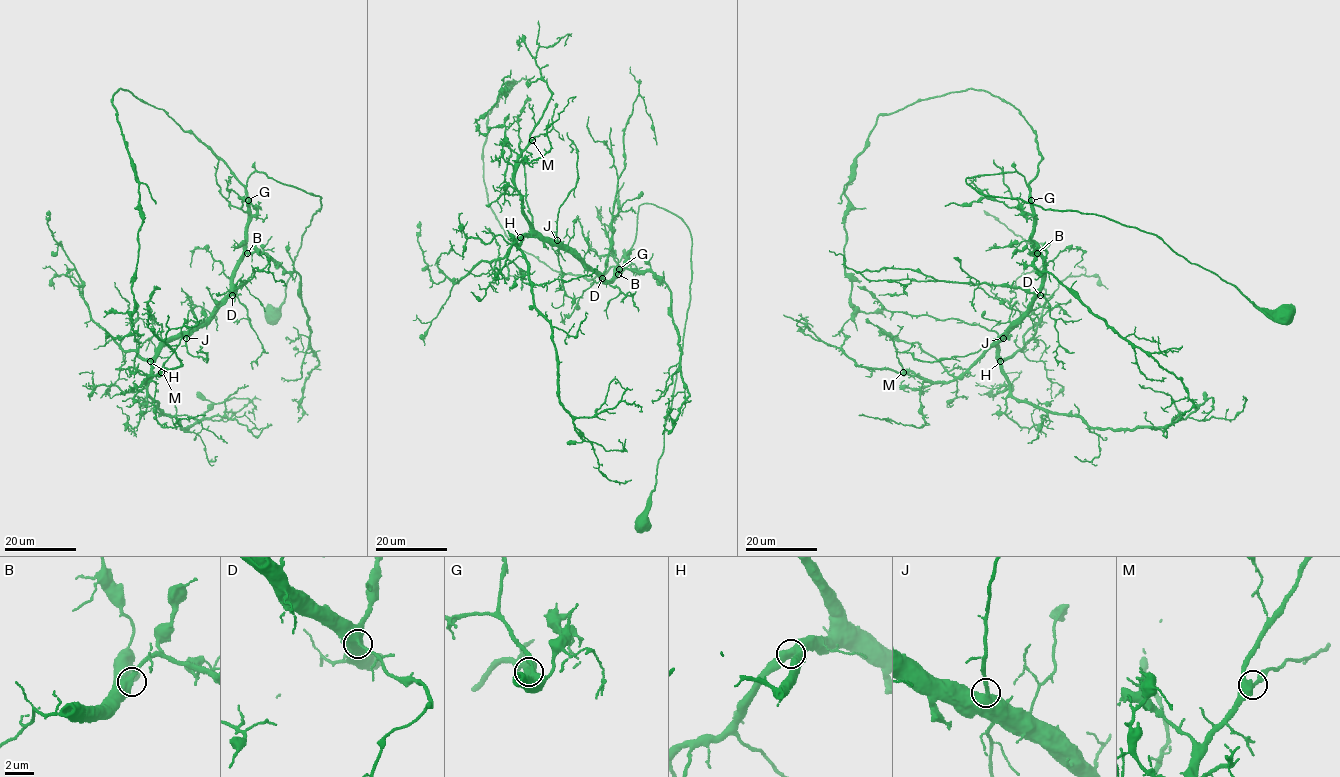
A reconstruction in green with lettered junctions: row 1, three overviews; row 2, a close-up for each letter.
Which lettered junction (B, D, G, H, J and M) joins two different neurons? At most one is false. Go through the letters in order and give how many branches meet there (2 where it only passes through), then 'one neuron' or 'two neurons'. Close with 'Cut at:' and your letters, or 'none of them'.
B: branches 3; one neuron
D: branches 2; one neuron
G: branches 2; one neuron
H: branches 3; one neuron
J: branches 2; one neuron
M: branches 3; one neuron
Cut at: none of them

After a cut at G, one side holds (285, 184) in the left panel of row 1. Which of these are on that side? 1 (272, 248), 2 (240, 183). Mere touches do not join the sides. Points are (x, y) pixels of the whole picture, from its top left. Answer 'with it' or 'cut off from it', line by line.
1: cut off from it
2: cut off from it

